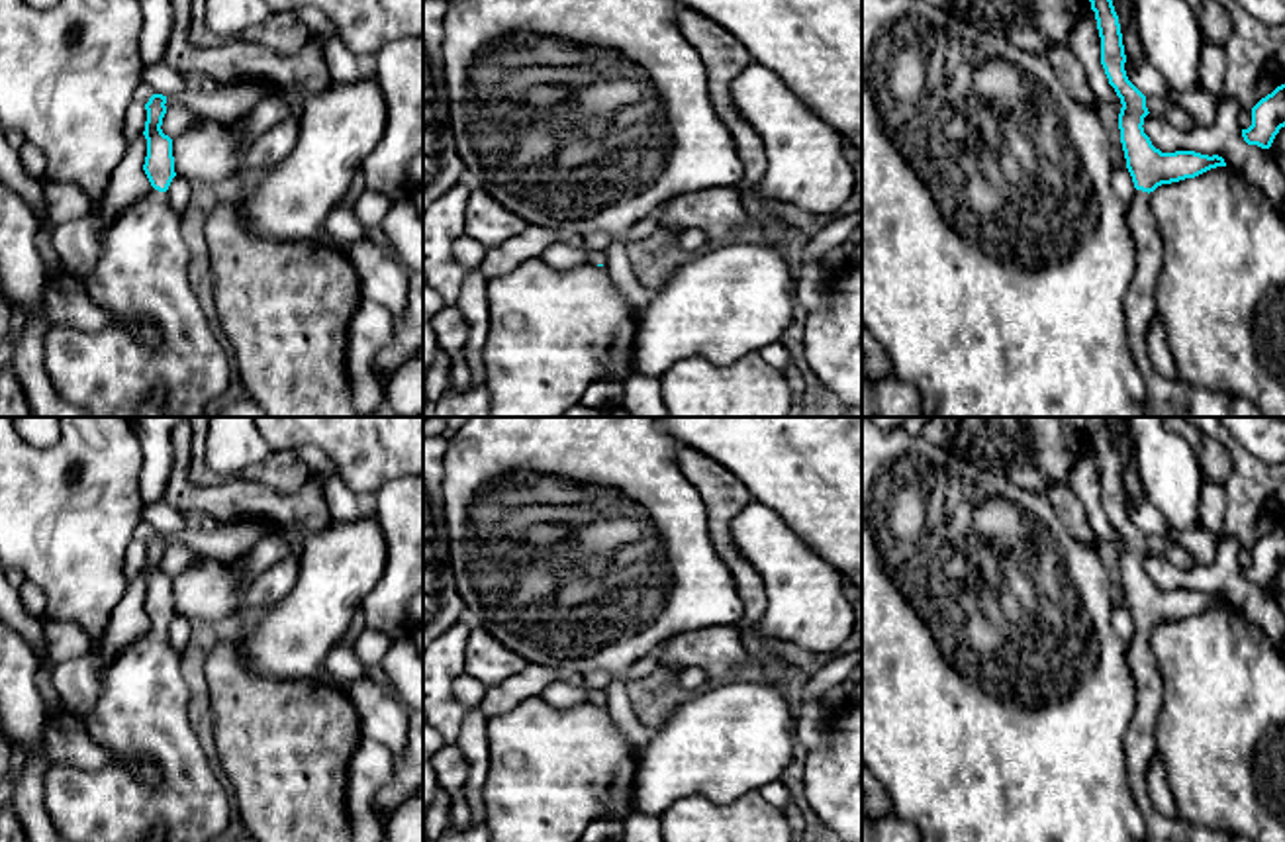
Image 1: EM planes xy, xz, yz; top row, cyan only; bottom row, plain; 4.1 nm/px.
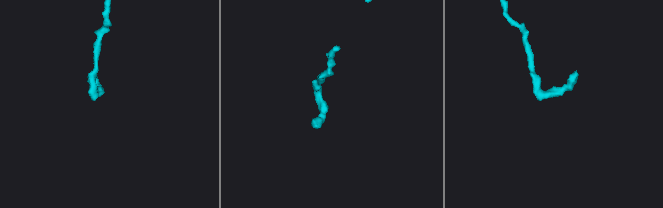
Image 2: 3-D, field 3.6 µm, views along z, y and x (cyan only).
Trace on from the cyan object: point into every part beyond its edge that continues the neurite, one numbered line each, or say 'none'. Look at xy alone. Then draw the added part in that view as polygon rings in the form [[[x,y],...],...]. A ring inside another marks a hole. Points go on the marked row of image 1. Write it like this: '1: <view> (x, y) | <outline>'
1: xy (142, 273) | [[[151,190],[106,231],[102,255],[84,278],[90,300],[112,313],[98,333],[55,327],[43,343],[43,364],[57,394],[90,417],[133,417],[143,396],[163,386],[172,417],[206,417],[206,405],[231,390],[233,358],[225,341],[208,325],[188,284],[190,245],[180,231],[180,213],[167,192]],[[129,317],[153,323],[161,341],[145,343],[127,325]]]

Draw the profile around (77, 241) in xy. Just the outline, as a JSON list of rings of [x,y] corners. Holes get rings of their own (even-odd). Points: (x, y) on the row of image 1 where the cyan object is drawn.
[[[141,133],[129,141],[125,157],[114,168],[104,200],[80,219],[53,229],[53,245],[61,260],[74,276],[82,280],[92,272],[100,255],[100,235],[110,229],[119,213],[153,190],[143,164],[147,157],[147,139]]]

